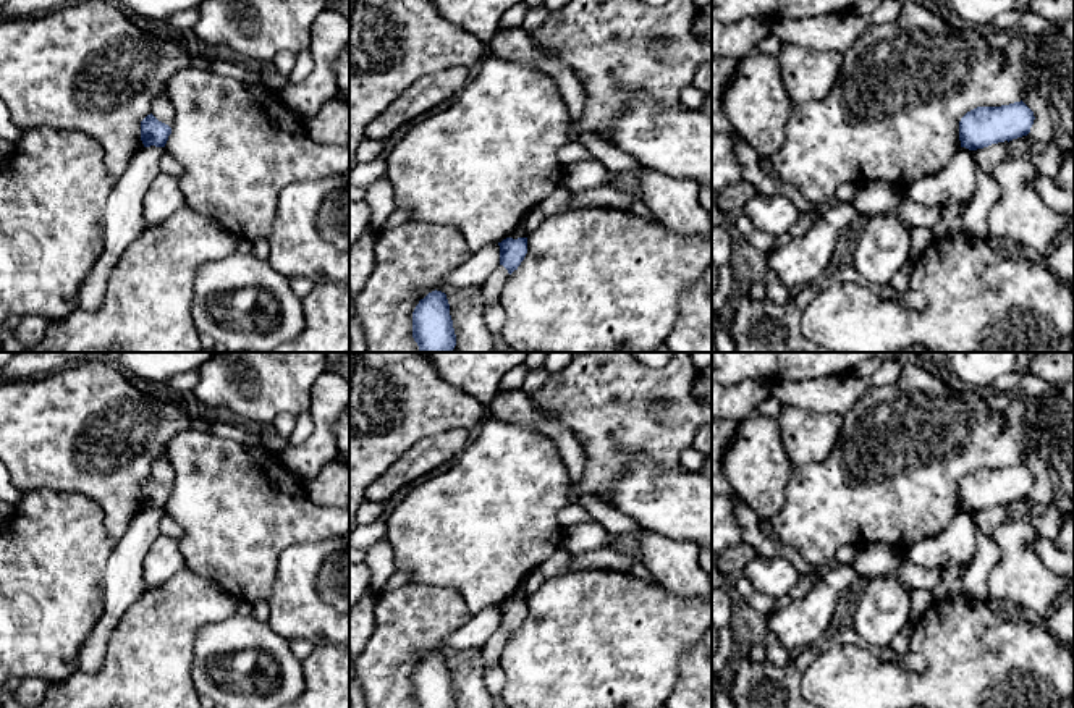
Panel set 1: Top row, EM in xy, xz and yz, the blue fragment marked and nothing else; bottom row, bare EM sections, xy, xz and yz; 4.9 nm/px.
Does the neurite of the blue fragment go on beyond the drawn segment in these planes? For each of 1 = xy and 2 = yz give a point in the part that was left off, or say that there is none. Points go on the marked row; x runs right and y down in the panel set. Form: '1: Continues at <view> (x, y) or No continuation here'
1: No continuation here
2: No continuation here

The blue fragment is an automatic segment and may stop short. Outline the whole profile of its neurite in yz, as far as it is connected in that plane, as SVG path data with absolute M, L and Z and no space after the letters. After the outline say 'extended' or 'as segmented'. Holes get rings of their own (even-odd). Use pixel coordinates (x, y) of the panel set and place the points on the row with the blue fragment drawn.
M1021 100L1001 107L977 107L959 121L961 147L977 150L1030 133L1034 112Z; as segmented

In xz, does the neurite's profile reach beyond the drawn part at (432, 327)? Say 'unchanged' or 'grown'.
unchanged

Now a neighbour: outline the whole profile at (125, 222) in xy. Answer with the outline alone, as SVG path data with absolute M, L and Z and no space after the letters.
M142 147L118 176L105 204L105 249L79 288L79 310L97 310L105 297L108 276L123 251L146 230L144 196L160 173L163 147Z

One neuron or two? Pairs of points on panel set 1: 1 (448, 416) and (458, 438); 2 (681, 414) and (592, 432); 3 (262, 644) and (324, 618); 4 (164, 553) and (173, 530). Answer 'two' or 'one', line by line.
1: two
2: one
3: two
4: two

